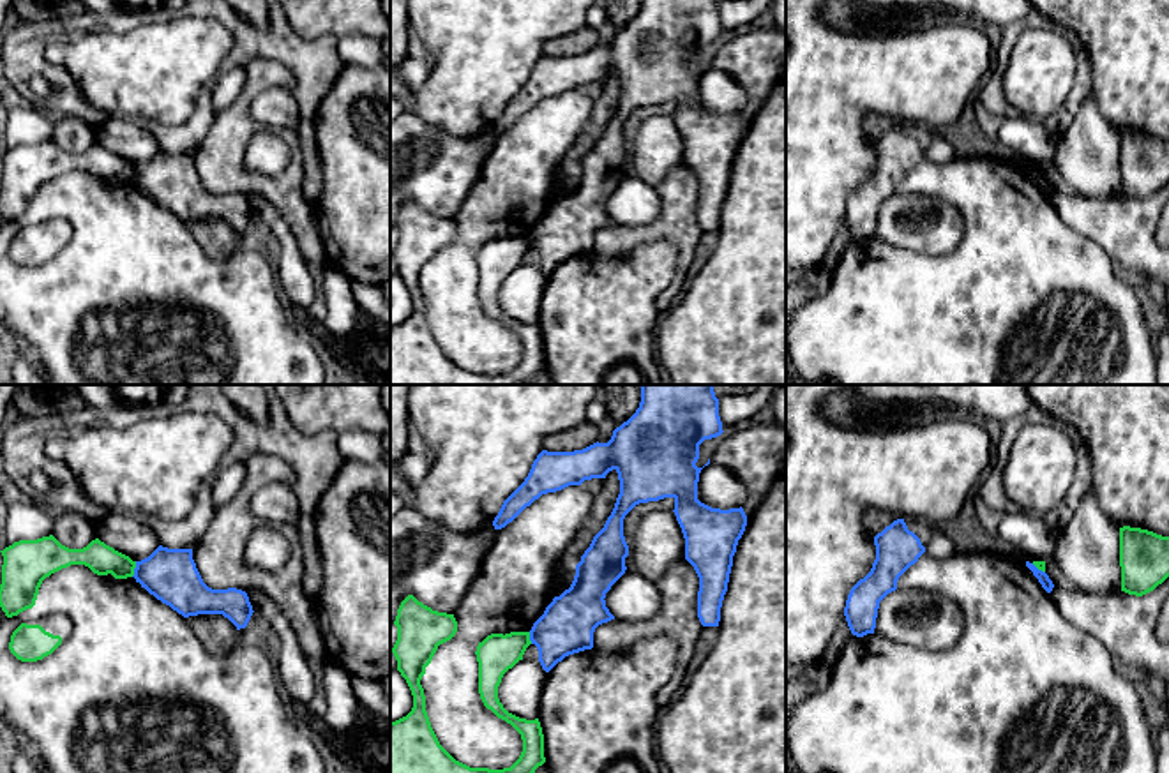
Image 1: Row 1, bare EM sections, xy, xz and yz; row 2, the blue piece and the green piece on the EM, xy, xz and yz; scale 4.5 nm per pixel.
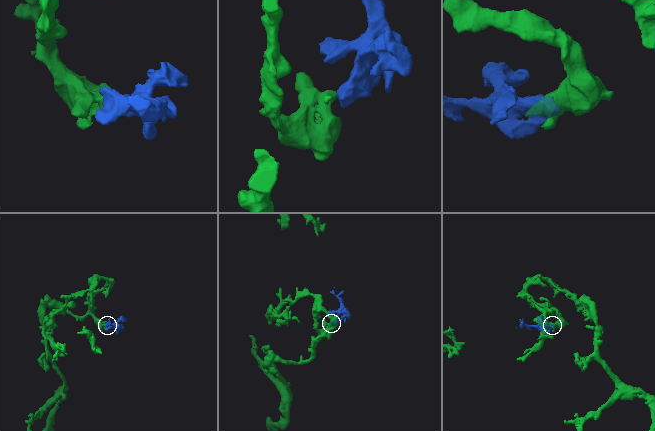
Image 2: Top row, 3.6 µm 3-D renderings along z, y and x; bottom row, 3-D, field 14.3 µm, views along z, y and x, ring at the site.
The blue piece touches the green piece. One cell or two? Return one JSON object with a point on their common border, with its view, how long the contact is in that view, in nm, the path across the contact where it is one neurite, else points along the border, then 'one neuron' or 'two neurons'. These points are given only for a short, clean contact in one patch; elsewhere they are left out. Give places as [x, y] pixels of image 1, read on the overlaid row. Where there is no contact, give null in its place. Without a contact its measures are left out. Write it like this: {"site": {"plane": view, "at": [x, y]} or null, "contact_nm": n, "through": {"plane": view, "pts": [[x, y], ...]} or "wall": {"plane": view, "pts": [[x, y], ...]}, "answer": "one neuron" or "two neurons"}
{"site": {"plane": "xy", "at": [135, 569]}, "contact_nm": 80, "wall": {"plane": "xy", "pts": [[136, 562], [131, 576]]}, "answer": "two neurons"}

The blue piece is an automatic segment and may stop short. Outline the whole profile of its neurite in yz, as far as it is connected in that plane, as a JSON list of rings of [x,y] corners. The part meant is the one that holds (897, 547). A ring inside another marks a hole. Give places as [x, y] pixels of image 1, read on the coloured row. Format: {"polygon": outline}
{"polygon": [[[904,519],[874,537],[876,559],[871,572],[849,591],[844,616],[853,635],[874,634],[879,602],[897,589],[899,577],[925,552]]]}

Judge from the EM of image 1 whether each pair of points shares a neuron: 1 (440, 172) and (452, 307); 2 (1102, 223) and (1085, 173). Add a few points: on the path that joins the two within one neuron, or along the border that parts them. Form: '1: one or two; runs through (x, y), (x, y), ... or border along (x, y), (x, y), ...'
1: two; border along (475, 182), (452, 217)
2: two; border along (1072, 191), (1095, 198), (1120, 196)

